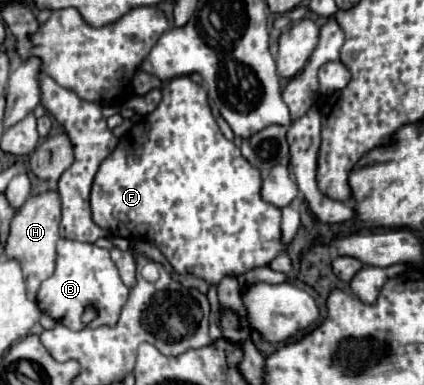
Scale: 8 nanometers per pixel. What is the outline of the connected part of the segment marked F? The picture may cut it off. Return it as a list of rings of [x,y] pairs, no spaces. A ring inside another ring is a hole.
[[[175,77],[171,79],[169,83],[163,85],[163,99],[159,103],[159,107],[153,111],[153,115],[147,115],[145,119],[141,119],[137,125],[139,129],[131,129],[127,135],[121,137],[119,145],[115,147],[115,151],[103,159],[103,163],[99,165],[99,171],[93,179],[93,187],[91,187],[91,213],[93,213],[93,221],[101,227],[101,229],[107,229],[111,235],[117,235],[117,237],[125,237],[125,239],[145,239],[145,241],[151,241],[155,243],[163,255],[167,257],[167,261],[173,265],[173,269],[177,273],[193,273],[201,279],[205,279],[209,285],[217,285],[225,275],[241,275],[249,269],[255,269],[255,267],[263,267],[263,265],[269,265],[271,259],[285,251],[287,247],[281,245],[281,211],[275,207],[275,205],[269,205],[261,199],[259,191],[261,191],[261,175],[257,173],[257,169],[253,169],[243,157],[241,157],[241,151],[239,147],[235,147],[235,143],[227,141],[223,137],[223,133],[219,131],[219,125],[211,113],[211,107],[209,107],[209,101],[207,101],[207,91],[191,81],[189,77]]]

